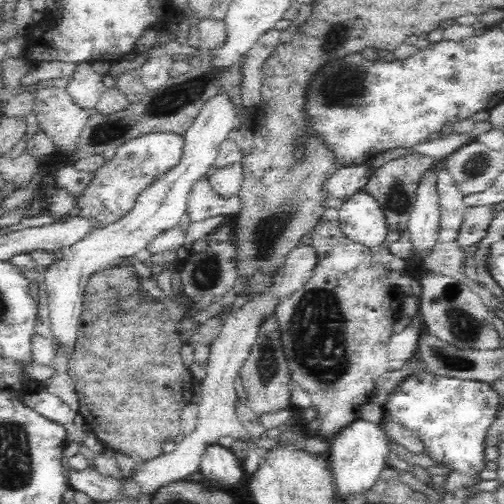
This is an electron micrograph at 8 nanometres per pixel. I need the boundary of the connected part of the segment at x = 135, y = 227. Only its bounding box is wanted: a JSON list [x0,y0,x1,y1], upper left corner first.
[44,92,237,361]

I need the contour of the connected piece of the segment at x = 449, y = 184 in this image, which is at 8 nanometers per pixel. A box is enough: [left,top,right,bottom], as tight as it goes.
[436,168,465,243]

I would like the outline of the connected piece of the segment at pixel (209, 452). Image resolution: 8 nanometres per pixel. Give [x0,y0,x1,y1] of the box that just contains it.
[199,443,247,492]

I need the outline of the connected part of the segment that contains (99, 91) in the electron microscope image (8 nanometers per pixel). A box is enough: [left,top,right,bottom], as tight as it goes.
[65,63,107,114]

